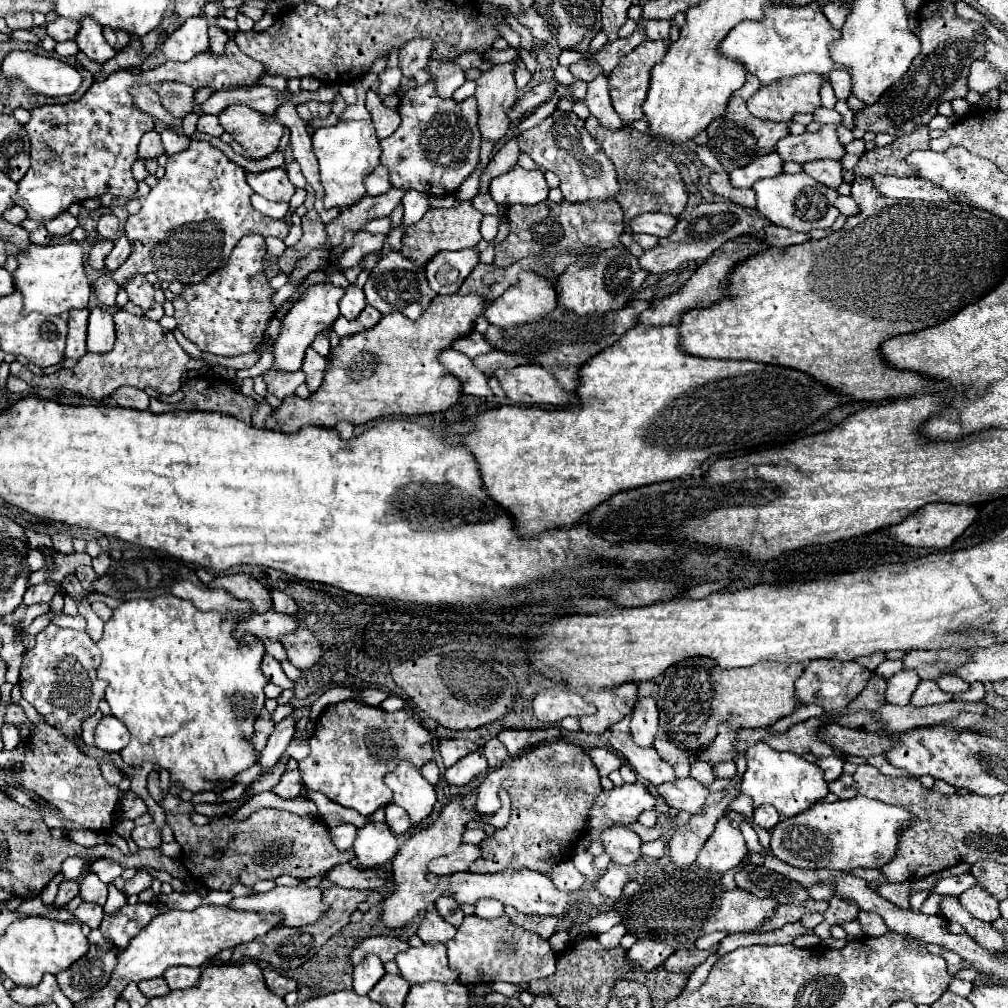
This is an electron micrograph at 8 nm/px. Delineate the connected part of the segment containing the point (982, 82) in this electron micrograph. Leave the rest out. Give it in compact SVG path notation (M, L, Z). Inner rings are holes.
M986 59L974 61L968 73L968 89L976 93L986 93L988 89L998 87L1004 81L1004 75L998 73Z

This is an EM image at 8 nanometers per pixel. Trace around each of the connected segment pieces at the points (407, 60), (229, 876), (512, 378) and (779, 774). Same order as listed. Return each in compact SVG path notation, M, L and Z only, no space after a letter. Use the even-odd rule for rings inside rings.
M412 39L400 49L400 69L402 69L402 83L396 91L396 97L402 101L402 95L414 87L424 85L430 79L426 71L426 63L430 61L432 41L430 39Z
M156 771L148 775L148 793L166 813L166 823L172 827L174 837L182 847L184 867L210 891L232 891L236 883L252 887L260 879L276 879L280 875L310 879L330 871L338 863L348 863L354 857L352 849L340 853L334 847L328 827L316 817L300 817L280 809L260 809L246 821L232 821L230 817L224 817L214 819L210 825L198 827L190 821L192 803L160 791L160 779ZM230 837L234 837L234 841L230 841ZM216 849L224 851L220 859L212 857Z
M520 365L514 369L494 371L506 397L522 405L564 405L572 397L560 389L556 379L540 365Z
M756 743L746 751L746 759L748 759L748 769L744 773L742 793L754 799L754 807L764 803L776 807L780 801L780 809L776 807L776 811L782 817L794 817L798 813L804 813L816 801L828 795L828 783L824 781L820 767L816 767L814 763L808 763L796 753L782 753L772 749L766 743ZM778 787L780 787L780 797L778 797Z

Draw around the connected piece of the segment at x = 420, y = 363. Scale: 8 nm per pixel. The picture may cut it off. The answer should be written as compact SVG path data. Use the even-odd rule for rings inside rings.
M438 295L432 299L428 311L418 321L412 321L400 313L390 313L380 319L380 323L364 333L356 333L352 337L340 339L338 347L330 351L328 365L324 371L324 381L318 391L314 391L308 399L298 395L286 397L278 409L266 417L266 427L294 433L300 431L304 425L316 425L332 429L338 421L348 421L352 425L364 425L368 421L388 417L388 415L424 415L424 413L438 413L452 407L462 391L460 381L444 371L438 361L438 355L444 347L450 347L458 337L468 335L474 327L474 321L480 313L484 313L486 305L480 295Z

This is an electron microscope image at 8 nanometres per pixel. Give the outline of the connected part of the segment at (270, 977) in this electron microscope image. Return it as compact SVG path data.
M270 967L264 969L264 979L266 979L268 989L270 989L272 993L280 995L280 997L284 997L284 995L290 993L290 991L296 991L296 981L294 981L294 979L288 979L288 977L280 975L278 971L274 971L274 969L270 969Z

